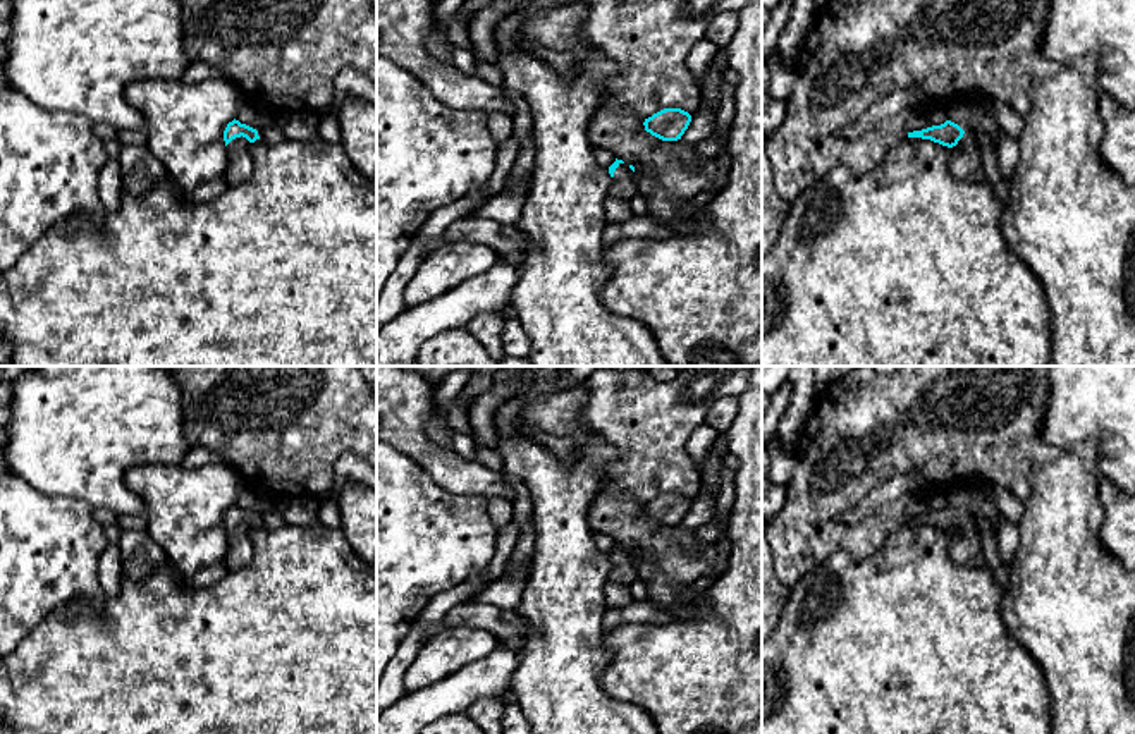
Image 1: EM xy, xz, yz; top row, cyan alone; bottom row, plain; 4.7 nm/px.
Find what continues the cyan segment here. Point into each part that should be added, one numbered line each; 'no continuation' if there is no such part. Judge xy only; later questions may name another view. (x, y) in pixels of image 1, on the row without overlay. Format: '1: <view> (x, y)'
1: xy (239, 552)

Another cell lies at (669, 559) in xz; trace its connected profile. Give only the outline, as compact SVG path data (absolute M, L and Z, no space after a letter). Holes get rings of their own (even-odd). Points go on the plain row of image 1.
M607 474L590 507L588 523L595 533L609 535L635 552L638 574L655 607L667 610L672 619L686 619L703 593L681 600L681 591L702 576L721 576L727 569L727 559L714 543L702 547L695 531L652 521L643 507Z

